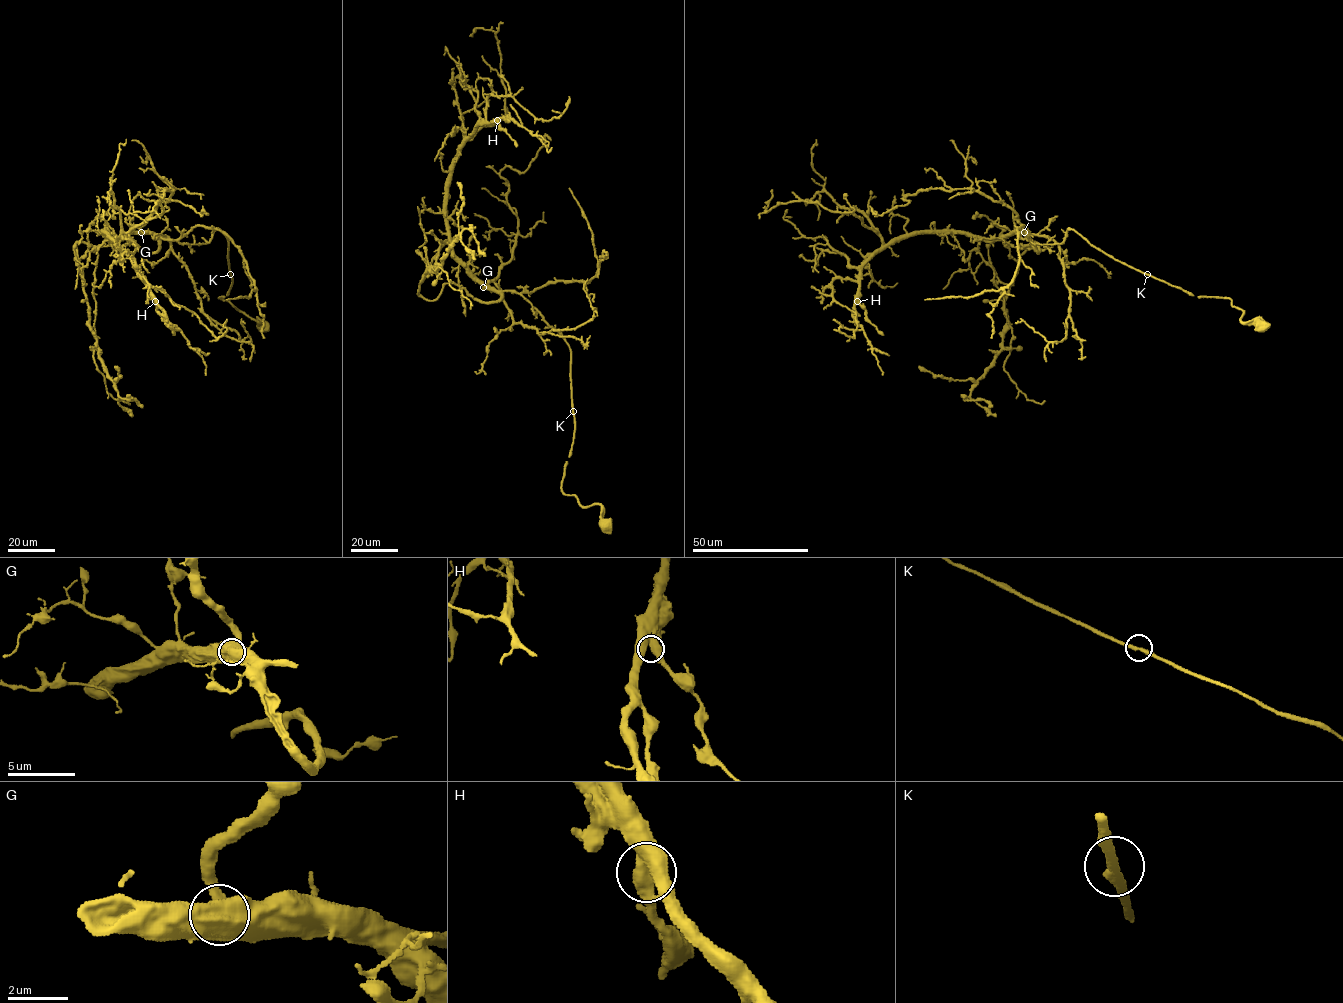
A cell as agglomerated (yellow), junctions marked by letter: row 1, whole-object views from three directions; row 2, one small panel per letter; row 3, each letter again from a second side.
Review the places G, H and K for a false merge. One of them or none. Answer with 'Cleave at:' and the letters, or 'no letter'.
Cleave at: no letter

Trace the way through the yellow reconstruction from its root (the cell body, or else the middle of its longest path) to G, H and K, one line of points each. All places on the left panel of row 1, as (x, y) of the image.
G: (262, 328), (219, 298), (227, 294), (232, 283), (228, 240), (219, 229), (209, 242), (190, 244), (141, 232)
H: (262, 328), (219, 298), (232, 283), (219, 229), (190, 244), (103, 232), (155, 301)
K: (262, 328), (255, 320), (219, 298), (226, 295), (231, 288), (230, 274)

